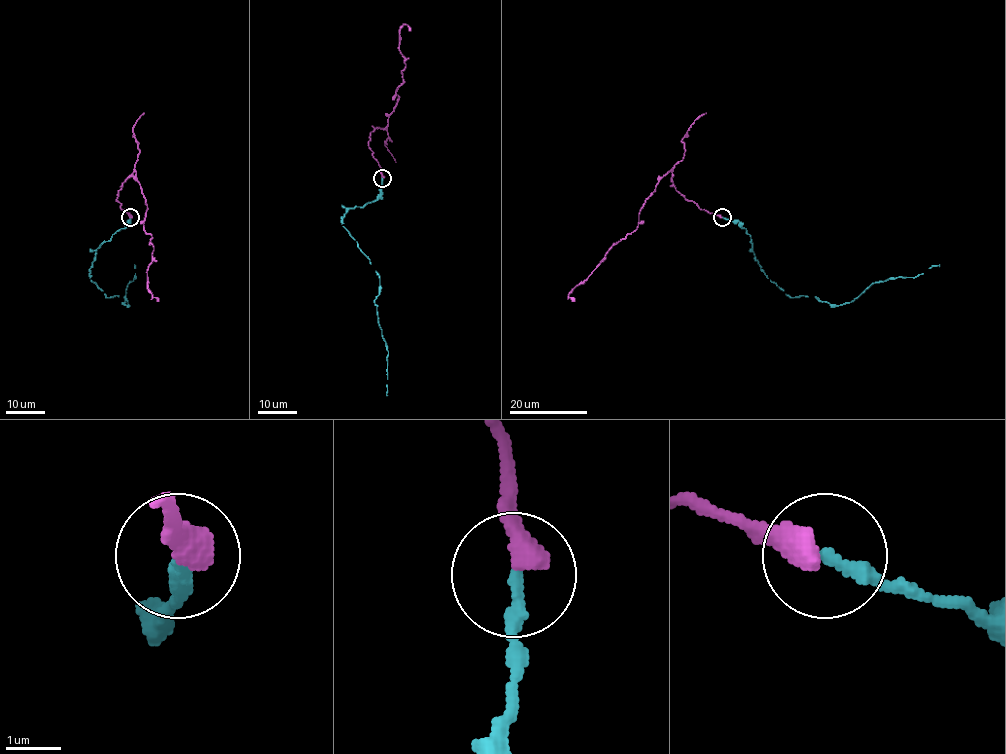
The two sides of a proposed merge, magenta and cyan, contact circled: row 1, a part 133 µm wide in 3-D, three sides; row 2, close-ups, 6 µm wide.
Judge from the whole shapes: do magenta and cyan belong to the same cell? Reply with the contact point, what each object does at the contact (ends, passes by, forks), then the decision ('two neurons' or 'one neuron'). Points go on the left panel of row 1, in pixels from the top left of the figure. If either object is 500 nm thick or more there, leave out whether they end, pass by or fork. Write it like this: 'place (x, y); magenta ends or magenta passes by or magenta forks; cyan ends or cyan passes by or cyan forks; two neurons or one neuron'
place (130, 217); one neuron

